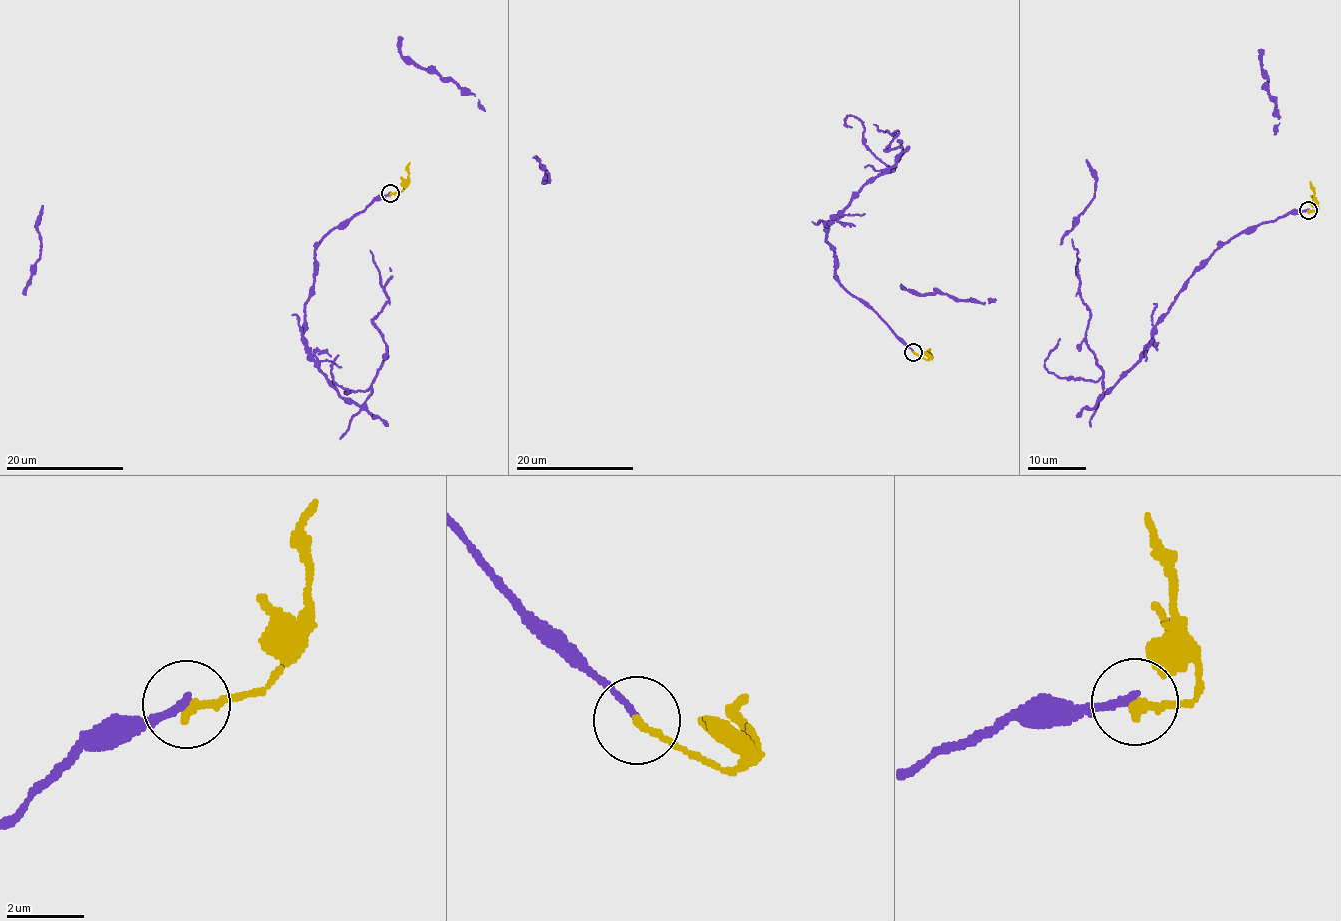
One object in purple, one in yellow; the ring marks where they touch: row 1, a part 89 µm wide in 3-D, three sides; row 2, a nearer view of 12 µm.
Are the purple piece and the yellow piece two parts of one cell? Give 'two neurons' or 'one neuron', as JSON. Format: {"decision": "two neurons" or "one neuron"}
{"decision": "two neurons"}

